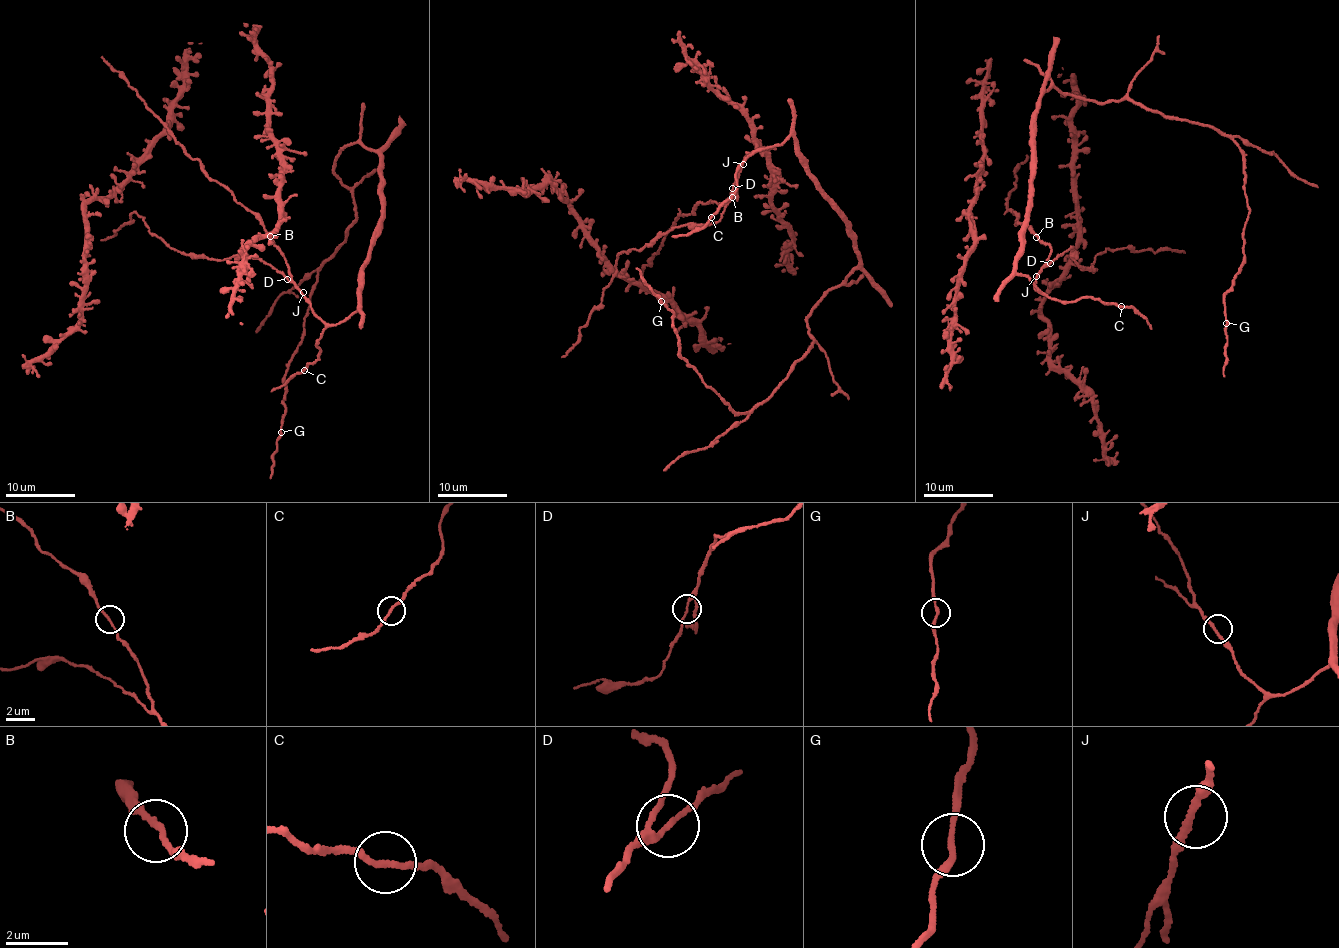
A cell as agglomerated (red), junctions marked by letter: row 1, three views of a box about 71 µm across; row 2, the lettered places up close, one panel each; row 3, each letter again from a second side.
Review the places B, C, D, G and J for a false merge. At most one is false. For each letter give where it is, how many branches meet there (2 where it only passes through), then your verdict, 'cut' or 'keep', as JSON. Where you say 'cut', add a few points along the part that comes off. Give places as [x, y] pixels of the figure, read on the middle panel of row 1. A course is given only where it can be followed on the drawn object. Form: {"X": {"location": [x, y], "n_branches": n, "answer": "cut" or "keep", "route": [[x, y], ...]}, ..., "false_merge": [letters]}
{"B": {"location": [732, 197], "n_branches": 2, "answer": "keep"}, "C": {"location": [711, 217], "n_branches": 2, "answer": "keep"}, "D": {"location": [732, 188], "n_branches": 2, "answer": "keep"}, "G": {"location": [661, 301], "n_branches": 2, "answer": "keep"}, "J": {"location": [743, 164], "n_branches": 2, "answer": "keep"}, "false_merge": []}

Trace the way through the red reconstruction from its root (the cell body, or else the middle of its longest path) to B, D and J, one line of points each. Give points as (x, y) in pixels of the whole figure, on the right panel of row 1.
B: (1023, 251), (1016, 271), (1039, 292), (1034, 281), (1051, 248), (1036, 237)
D: (1023, 251), (1016, 262), (1016, 271), (1028, 278), (1039, 292), (1034, 287), (1036, 274), (1040, 267), (1050, 263)
J: (1023, 251), (1016, 262), (1016, 271), (1028, 278), (1039, 292), (1034, 287), (1036, 276)

